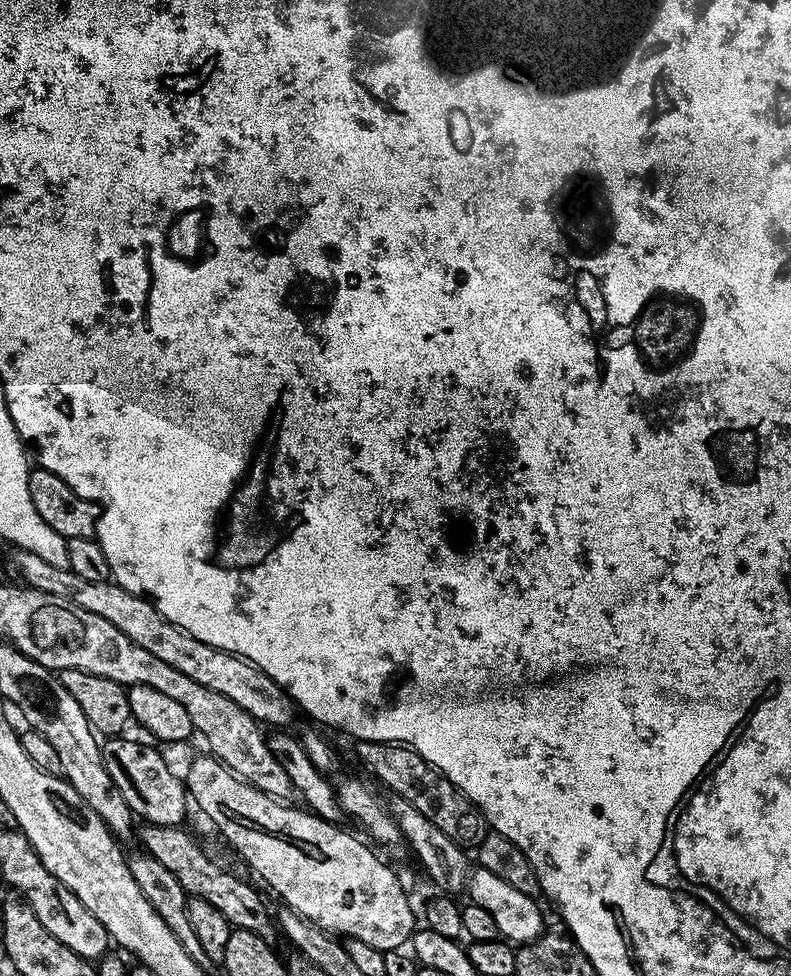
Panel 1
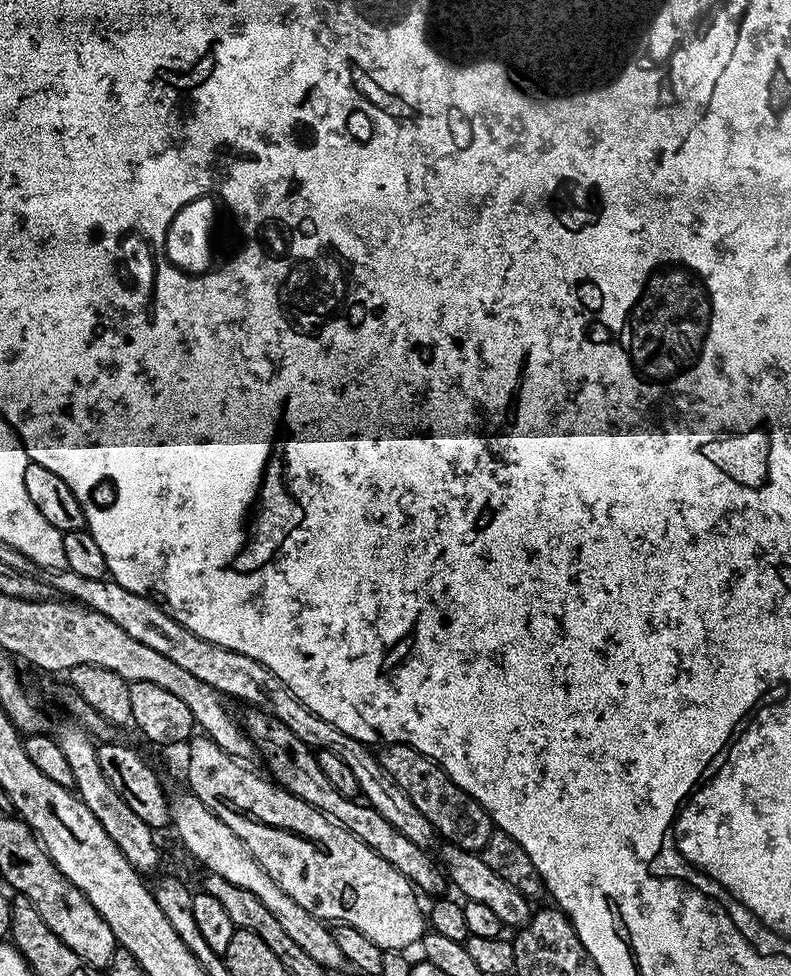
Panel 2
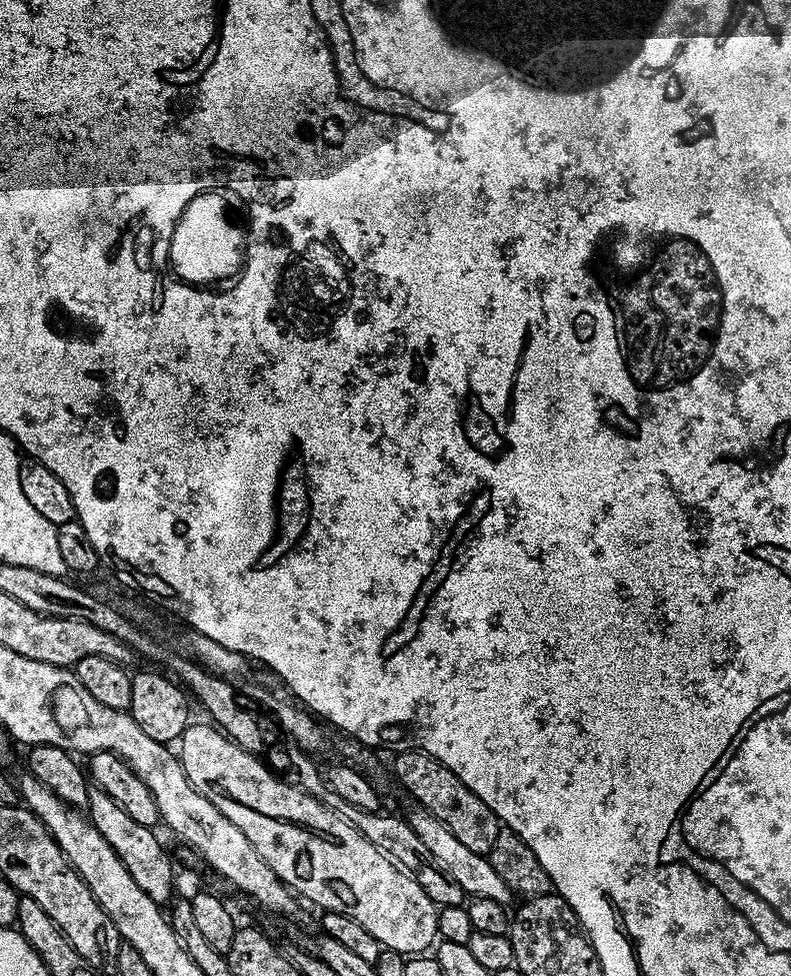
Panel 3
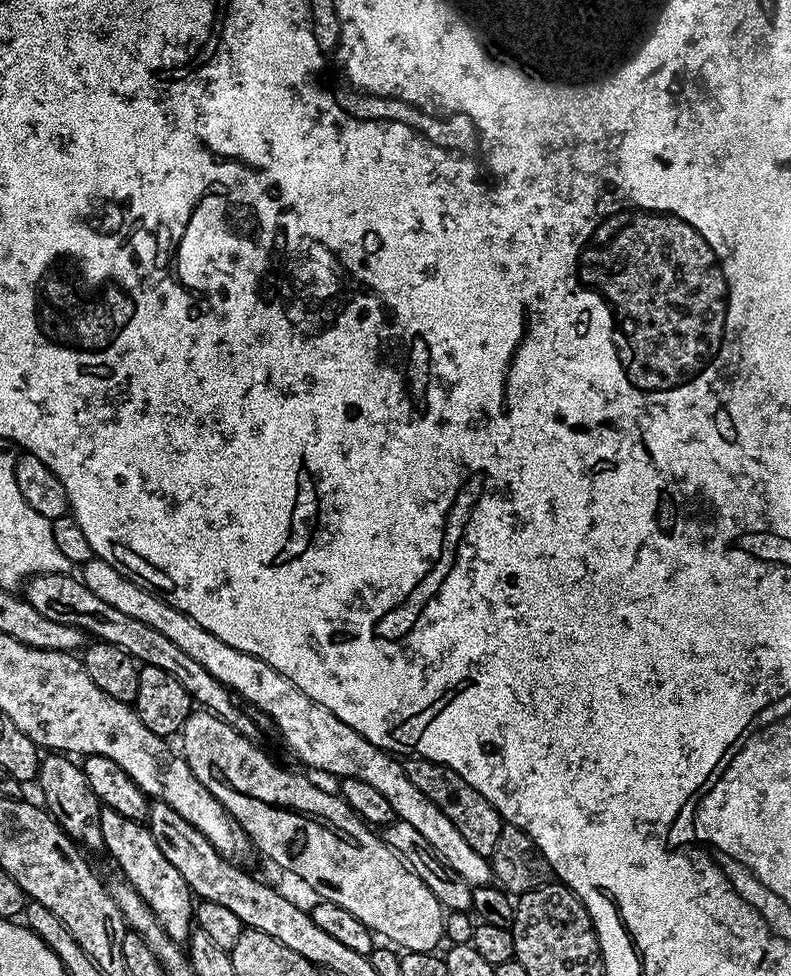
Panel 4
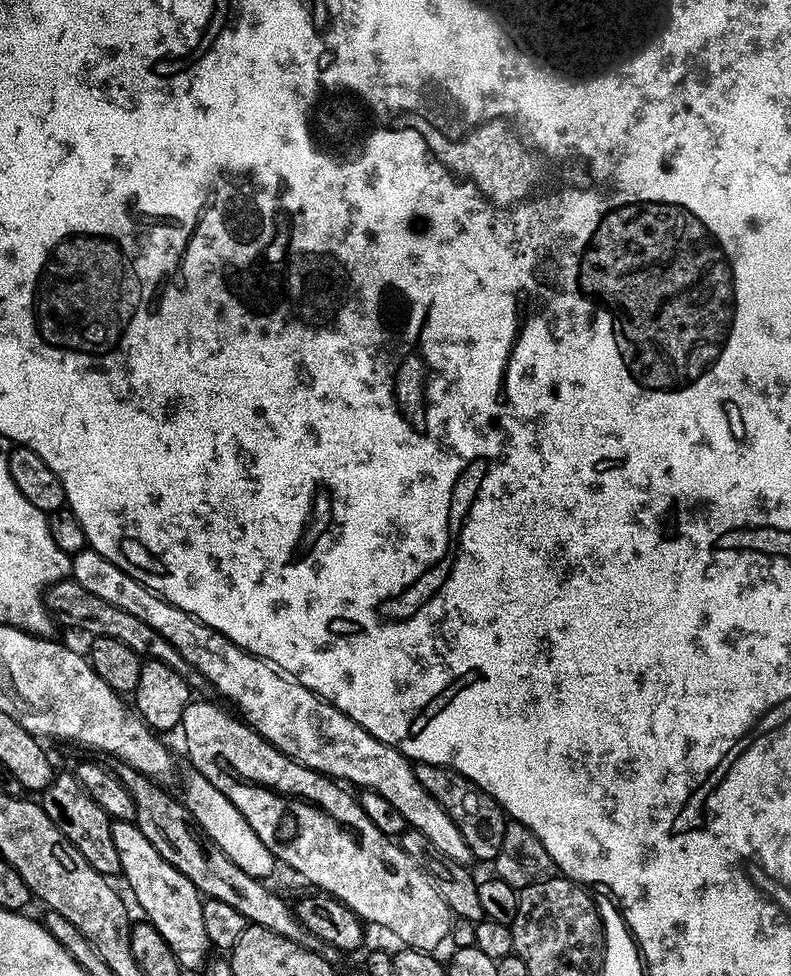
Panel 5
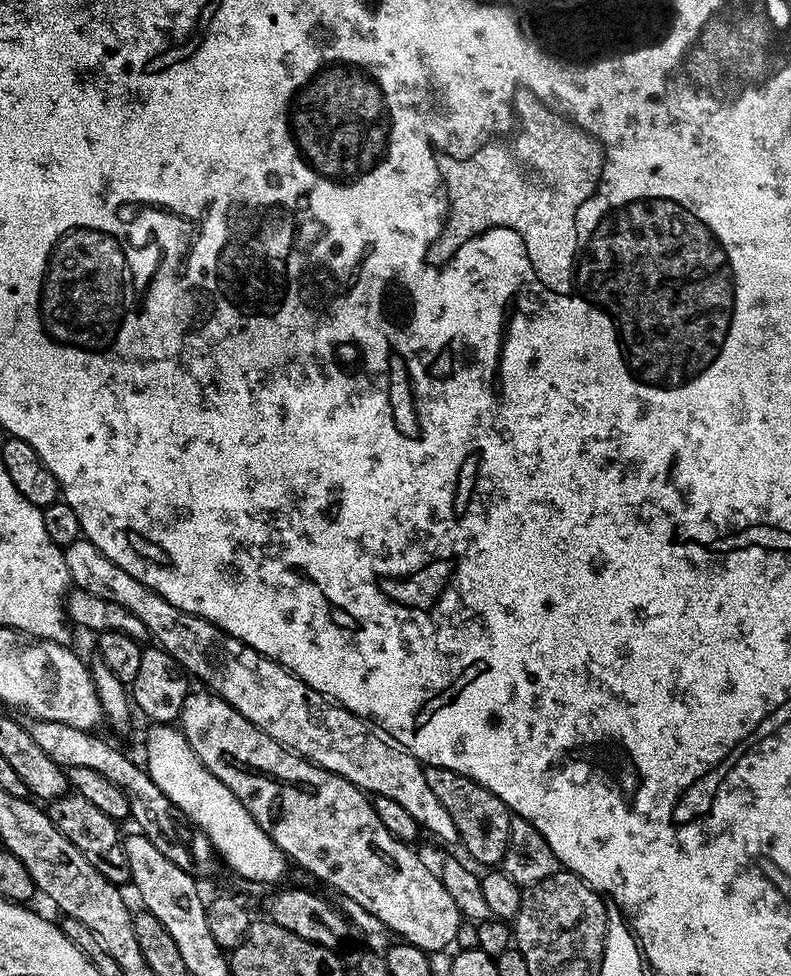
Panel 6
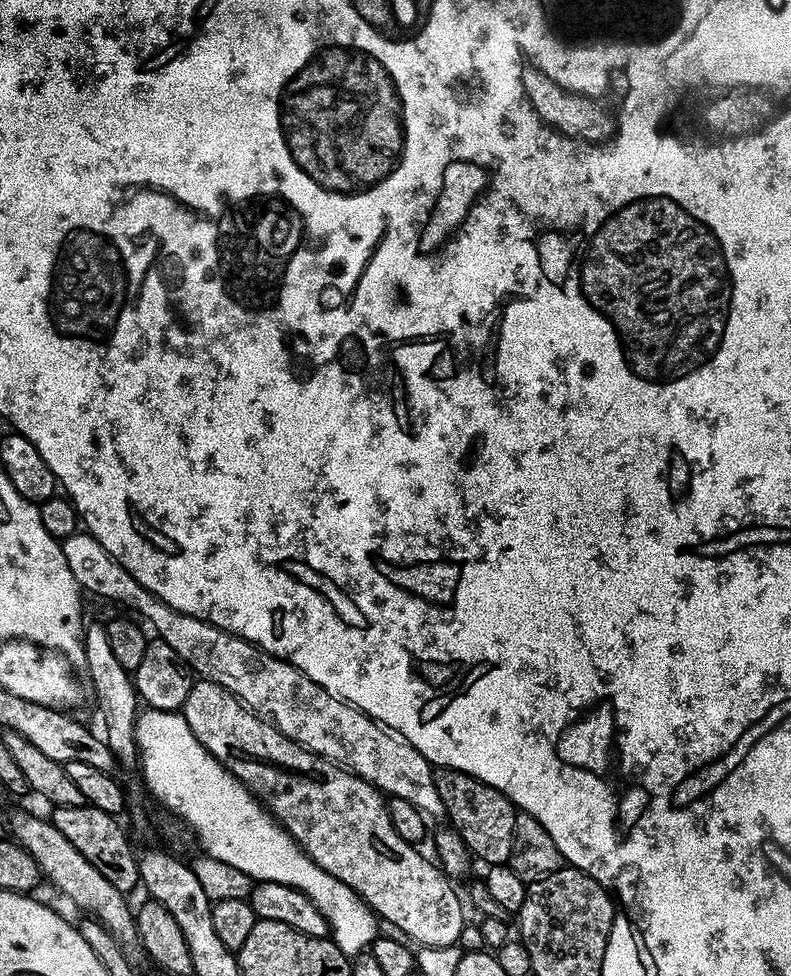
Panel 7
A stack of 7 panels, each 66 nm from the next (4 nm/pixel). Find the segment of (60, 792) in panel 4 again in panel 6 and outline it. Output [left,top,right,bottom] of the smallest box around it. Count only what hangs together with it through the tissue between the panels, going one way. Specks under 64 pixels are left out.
[46,794,131,886]

